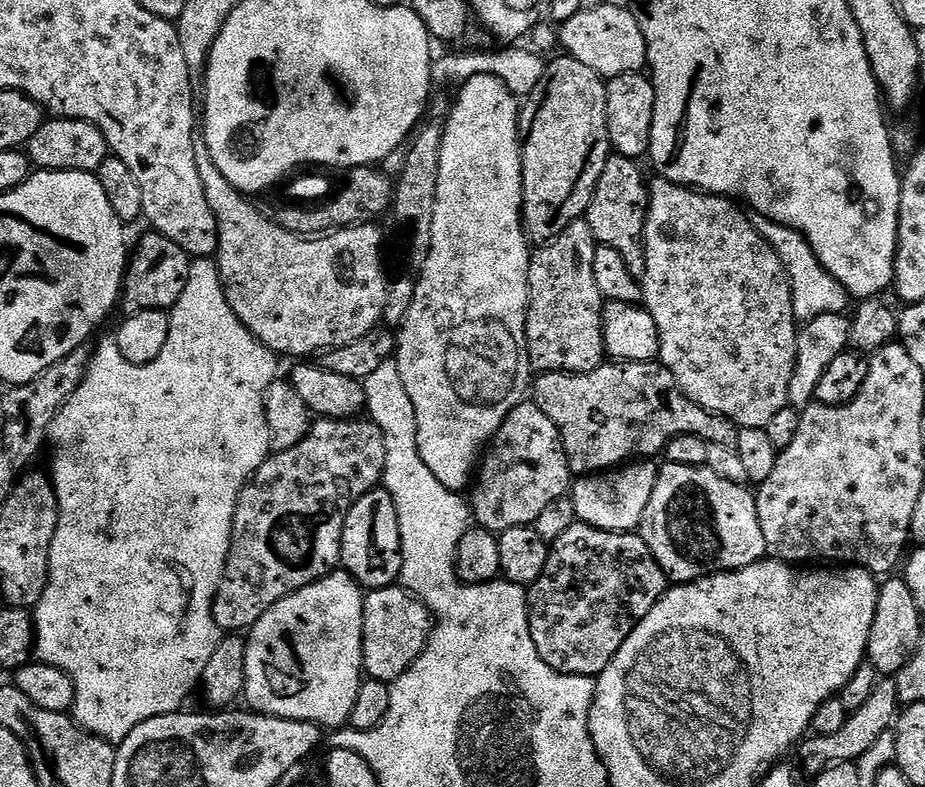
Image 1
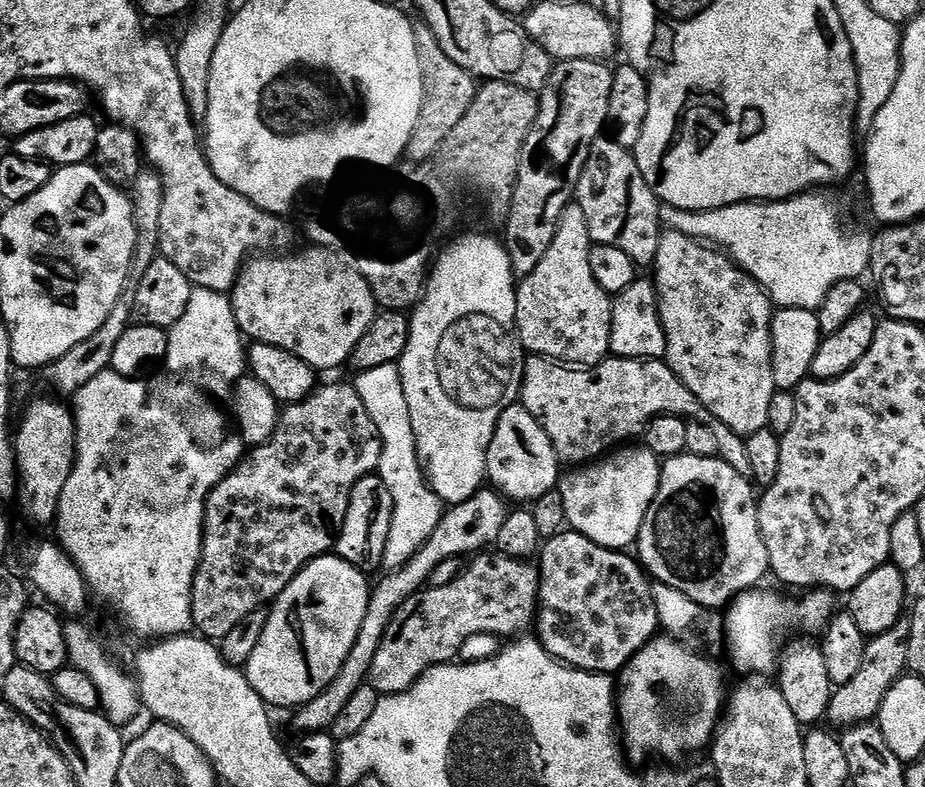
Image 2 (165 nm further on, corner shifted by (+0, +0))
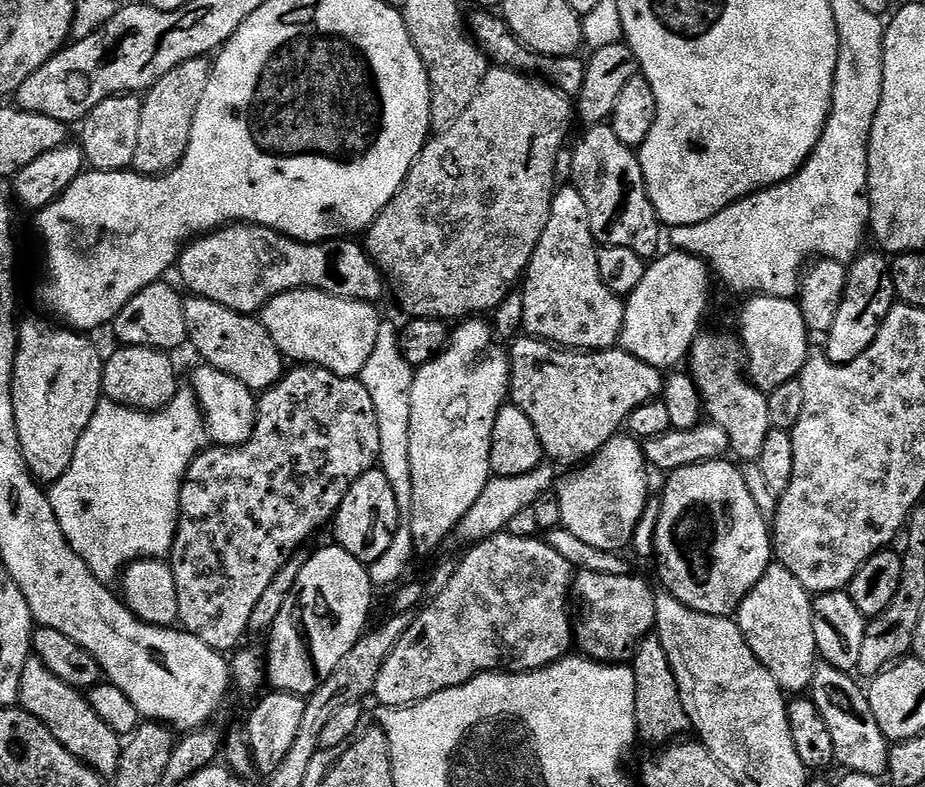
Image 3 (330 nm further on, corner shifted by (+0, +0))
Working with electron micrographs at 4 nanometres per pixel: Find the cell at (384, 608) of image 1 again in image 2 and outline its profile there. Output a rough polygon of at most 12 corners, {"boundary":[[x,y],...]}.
{"boundary":[[480,554],[396,611],[368,683],[410,690],[475,636],[516,638],[535,563]]}

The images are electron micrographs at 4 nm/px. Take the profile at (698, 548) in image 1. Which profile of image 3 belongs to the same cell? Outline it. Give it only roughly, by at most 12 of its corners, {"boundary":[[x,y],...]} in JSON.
{"boundary":[[727,459],[671,473],[663,587],[731,617],[774,560]]}

